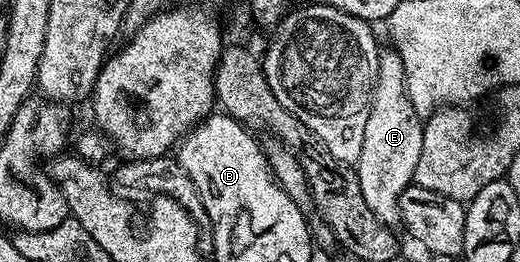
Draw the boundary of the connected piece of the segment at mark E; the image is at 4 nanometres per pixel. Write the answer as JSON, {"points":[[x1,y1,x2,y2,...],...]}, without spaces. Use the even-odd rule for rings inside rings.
{"points":[[393,47,383,48,378,54,378,78,368,123,364,126,364,147,360,147,356,172,364,201,384,224,391,227,399,224,398,200,413,182,416,163,420,163,420,151,424,147,423,124,423,118,419,117,412,107,412,99,406,94,404,63,400,55]]}

